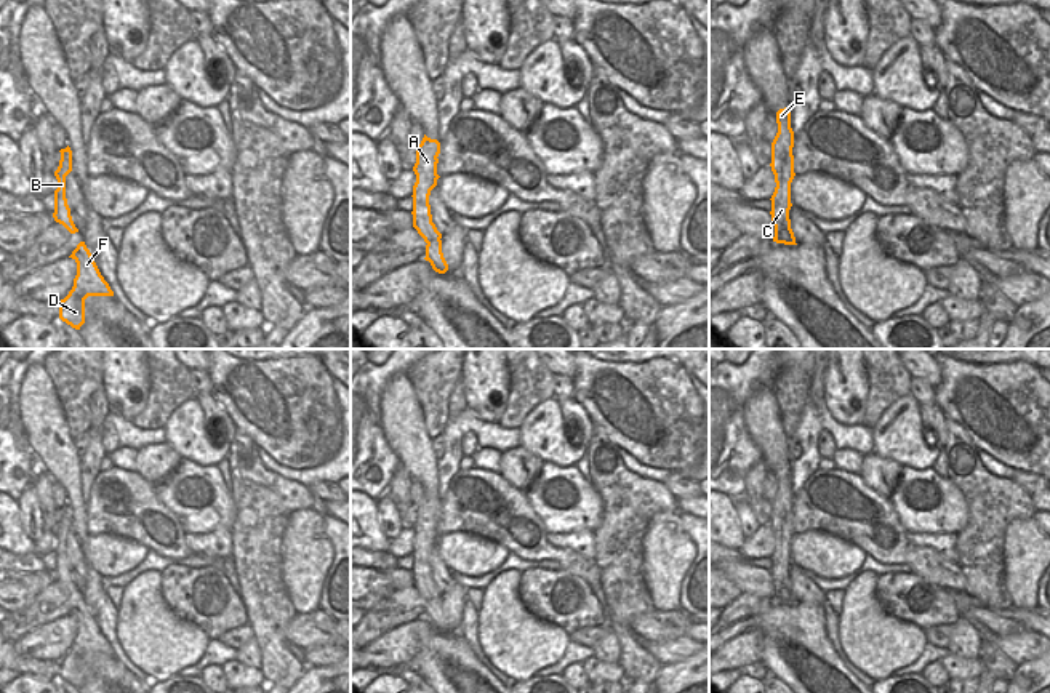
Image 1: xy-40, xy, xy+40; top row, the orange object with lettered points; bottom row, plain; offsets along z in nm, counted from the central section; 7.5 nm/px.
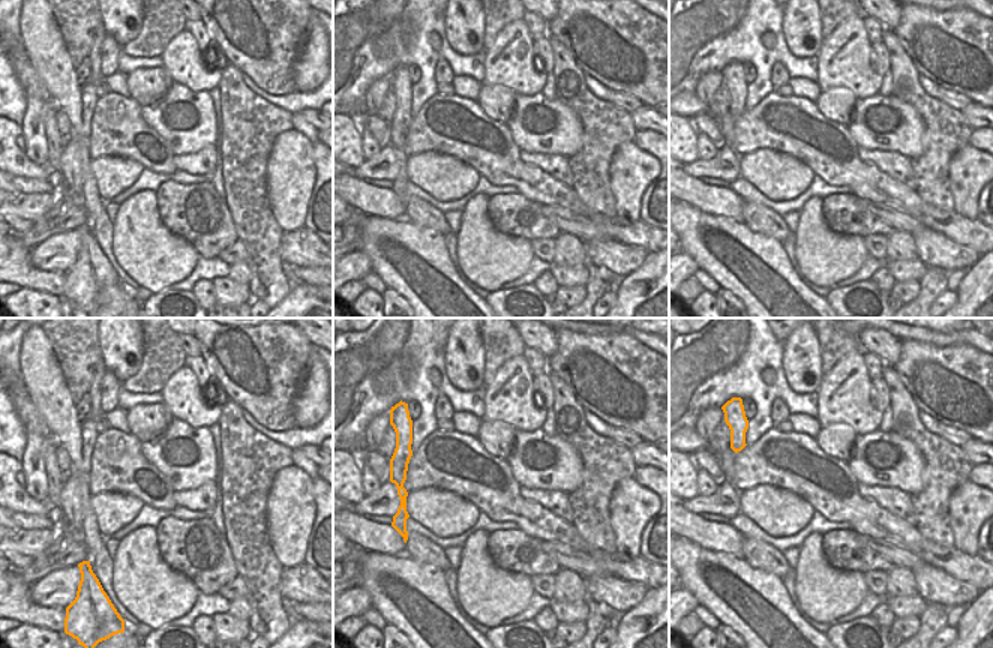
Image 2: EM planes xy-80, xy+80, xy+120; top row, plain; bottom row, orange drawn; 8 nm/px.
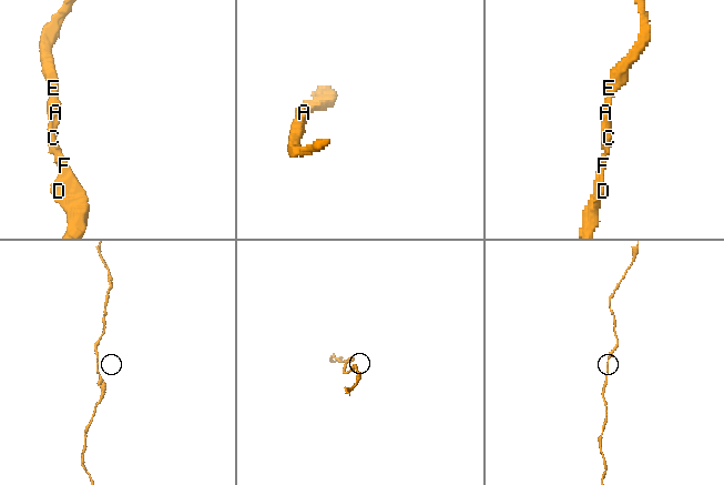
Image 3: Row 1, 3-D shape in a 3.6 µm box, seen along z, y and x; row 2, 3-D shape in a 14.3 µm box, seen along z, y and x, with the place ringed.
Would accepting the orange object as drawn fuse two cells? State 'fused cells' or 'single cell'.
single cell

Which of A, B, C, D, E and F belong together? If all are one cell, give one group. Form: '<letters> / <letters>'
A B C D E F

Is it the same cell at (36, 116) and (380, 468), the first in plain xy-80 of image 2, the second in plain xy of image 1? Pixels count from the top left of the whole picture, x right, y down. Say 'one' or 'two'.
two

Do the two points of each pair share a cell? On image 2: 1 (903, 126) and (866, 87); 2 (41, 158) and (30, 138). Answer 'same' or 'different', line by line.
1: different
2: same

